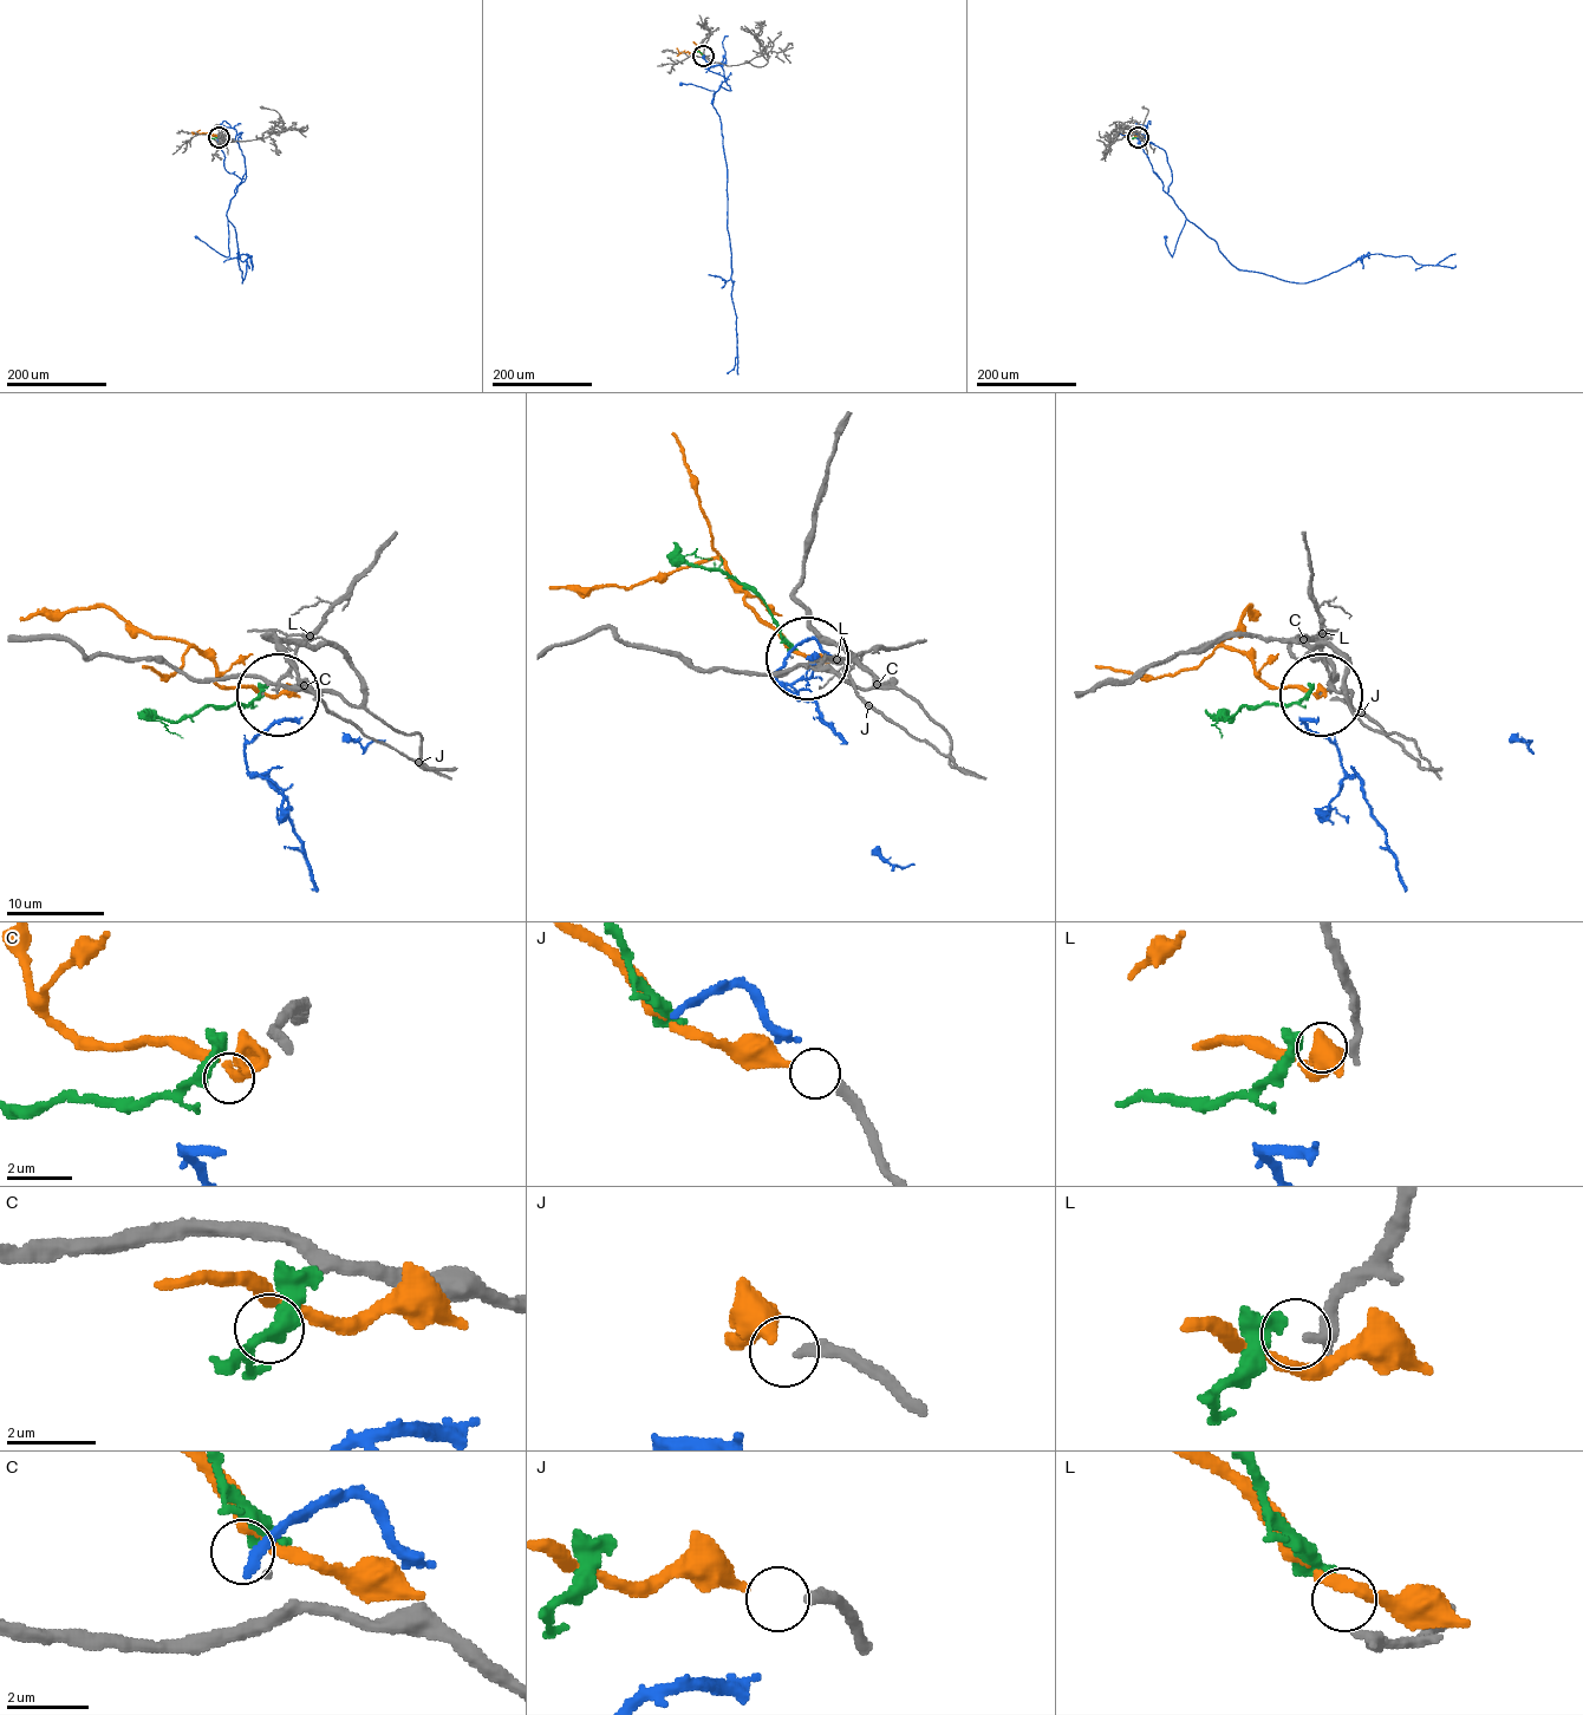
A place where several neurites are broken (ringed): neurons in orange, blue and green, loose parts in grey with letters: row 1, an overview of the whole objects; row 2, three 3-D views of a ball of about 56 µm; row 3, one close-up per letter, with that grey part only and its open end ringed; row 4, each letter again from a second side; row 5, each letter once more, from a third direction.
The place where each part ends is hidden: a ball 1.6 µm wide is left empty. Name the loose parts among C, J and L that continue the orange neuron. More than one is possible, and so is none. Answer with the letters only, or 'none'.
J

